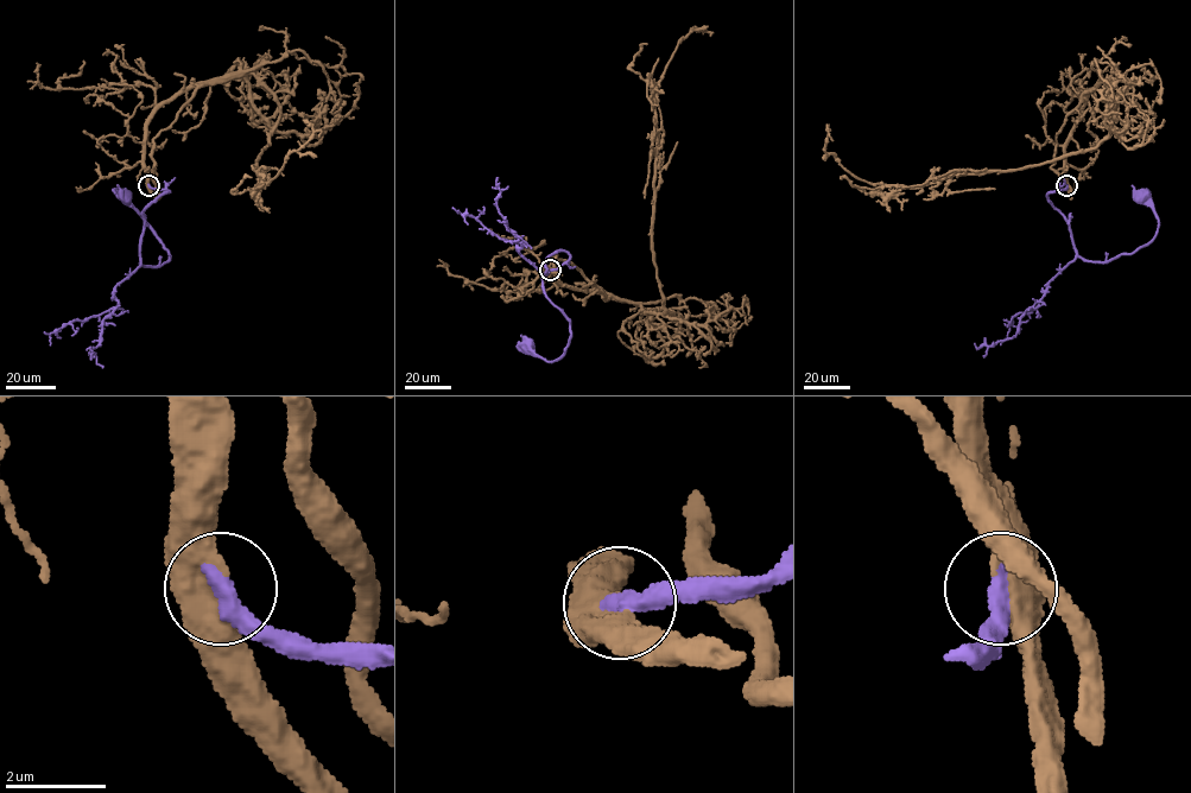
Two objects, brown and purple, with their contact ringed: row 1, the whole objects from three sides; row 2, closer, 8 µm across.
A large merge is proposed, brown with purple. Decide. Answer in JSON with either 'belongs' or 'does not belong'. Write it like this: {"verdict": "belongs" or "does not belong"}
{"verdict": "belongs"}

